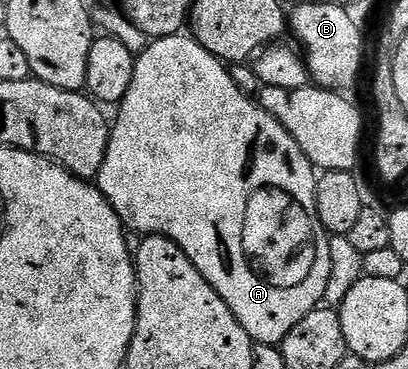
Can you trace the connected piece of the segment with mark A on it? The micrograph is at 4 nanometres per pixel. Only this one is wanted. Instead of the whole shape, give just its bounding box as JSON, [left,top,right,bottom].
[96,32,332,346]

